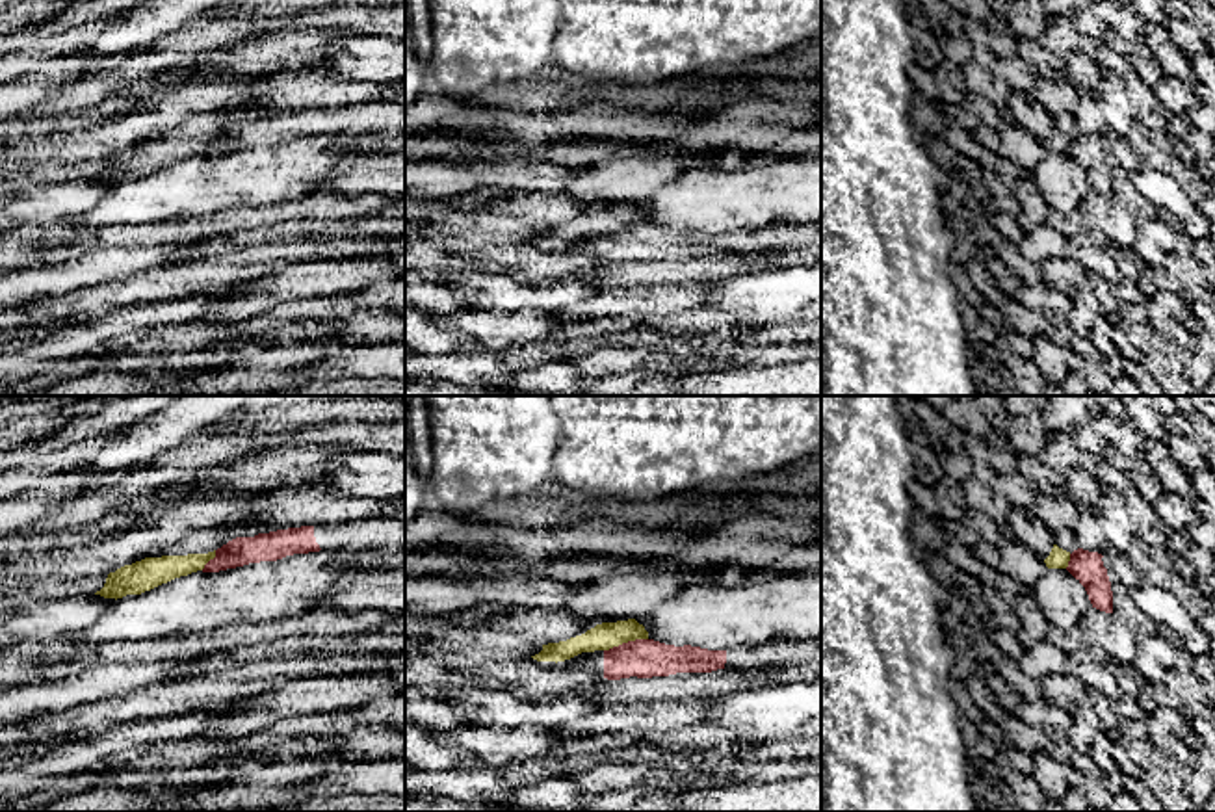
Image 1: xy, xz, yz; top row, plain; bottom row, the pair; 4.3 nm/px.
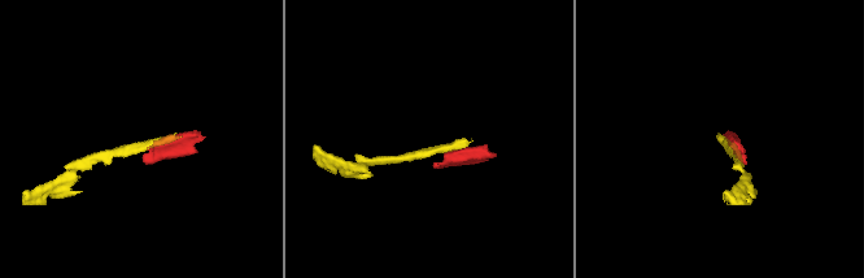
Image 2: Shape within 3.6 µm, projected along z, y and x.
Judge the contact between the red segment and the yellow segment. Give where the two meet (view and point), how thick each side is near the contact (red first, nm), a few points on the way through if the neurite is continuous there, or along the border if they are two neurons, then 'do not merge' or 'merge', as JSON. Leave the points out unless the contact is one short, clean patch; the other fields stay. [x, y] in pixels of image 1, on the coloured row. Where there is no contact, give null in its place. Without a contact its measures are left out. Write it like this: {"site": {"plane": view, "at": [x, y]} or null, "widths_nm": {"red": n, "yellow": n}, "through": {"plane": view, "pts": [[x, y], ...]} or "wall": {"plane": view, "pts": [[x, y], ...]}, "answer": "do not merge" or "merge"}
{"site": {"plane": "xz", "at": [625, 643]}, "widths_nm": {"red": 170, "yellow": 120}, "through": {"plane": "xz", "pts": [[643, 658], [625, 643], [604, 636]]}, "answer": "merge"}

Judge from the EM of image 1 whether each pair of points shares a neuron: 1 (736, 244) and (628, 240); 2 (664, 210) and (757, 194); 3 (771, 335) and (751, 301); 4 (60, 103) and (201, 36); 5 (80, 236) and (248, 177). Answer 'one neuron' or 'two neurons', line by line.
1: one neuron
2: one neuron
3: two neurons
4: one neuron
5: two neurons

